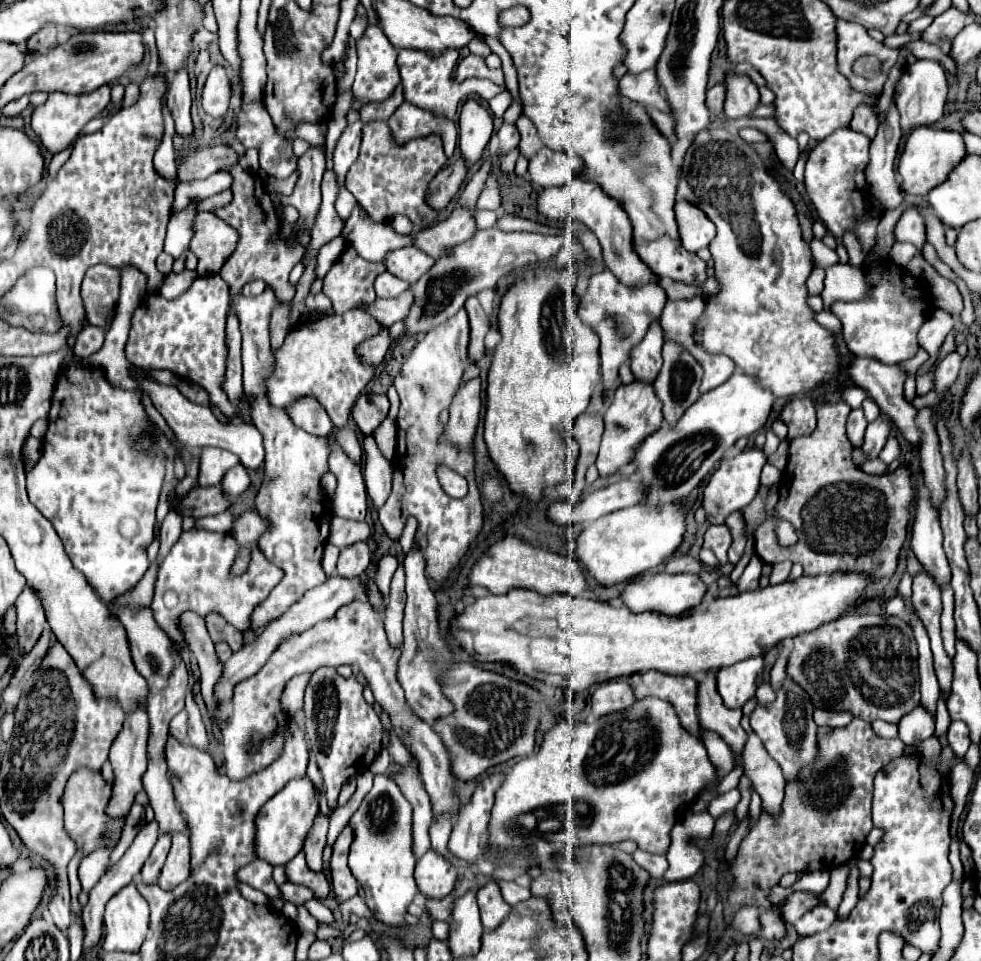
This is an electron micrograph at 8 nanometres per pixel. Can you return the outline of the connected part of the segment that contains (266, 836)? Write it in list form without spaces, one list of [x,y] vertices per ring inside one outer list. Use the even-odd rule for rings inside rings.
[[[309,777],[293,779],[259,811],[259,821],[257,821],[259,859],[265,859],[273,867],[291,861],[303,849],[305,837],[311,831],[317,813],[319,813],[319,791],[311,783],[311,779]]]

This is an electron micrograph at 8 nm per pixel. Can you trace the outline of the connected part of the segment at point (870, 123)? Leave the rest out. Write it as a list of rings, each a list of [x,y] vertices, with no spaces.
[[[861,105],[855,115],[853,115],[853,121],[849,125],[853,131],[857,133],[863,133],[865,137],[873,139],[875,133],[877,133],[877,127],[879,127],[879,121],[875,117],[875,113],[871,109],[867,109],[867,105]]]

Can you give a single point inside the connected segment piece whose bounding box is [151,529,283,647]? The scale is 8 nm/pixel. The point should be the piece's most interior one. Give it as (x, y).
(198, 568)

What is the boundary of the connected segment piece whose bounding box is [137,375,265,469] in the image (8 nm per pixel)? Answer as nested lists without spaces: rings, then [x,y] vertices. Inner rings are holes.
[[[141,375],[139,377],[139,385],[141,389],[145,389],[145,393],[151,397],[155,409],[165,417],[167,425],[175,431],[179,443],[185,447],[185,451],[195,451],[201,447],[219,447],[219,449],[227,449],[231,453],[235,453],[241,463],[247,469],[259,469],[263,465],[263,437],[259,437],[259,431],[255,429],[255,425],[243,425],[241,421],[233,421],[229,425],[223,425],[221,421],[217,421],[217,417],[211,413],[209,407],[201,407],[191,403],[189,399],[185,399],[177,387],[171,385],[159,385],[151,379],[145,379]]]

